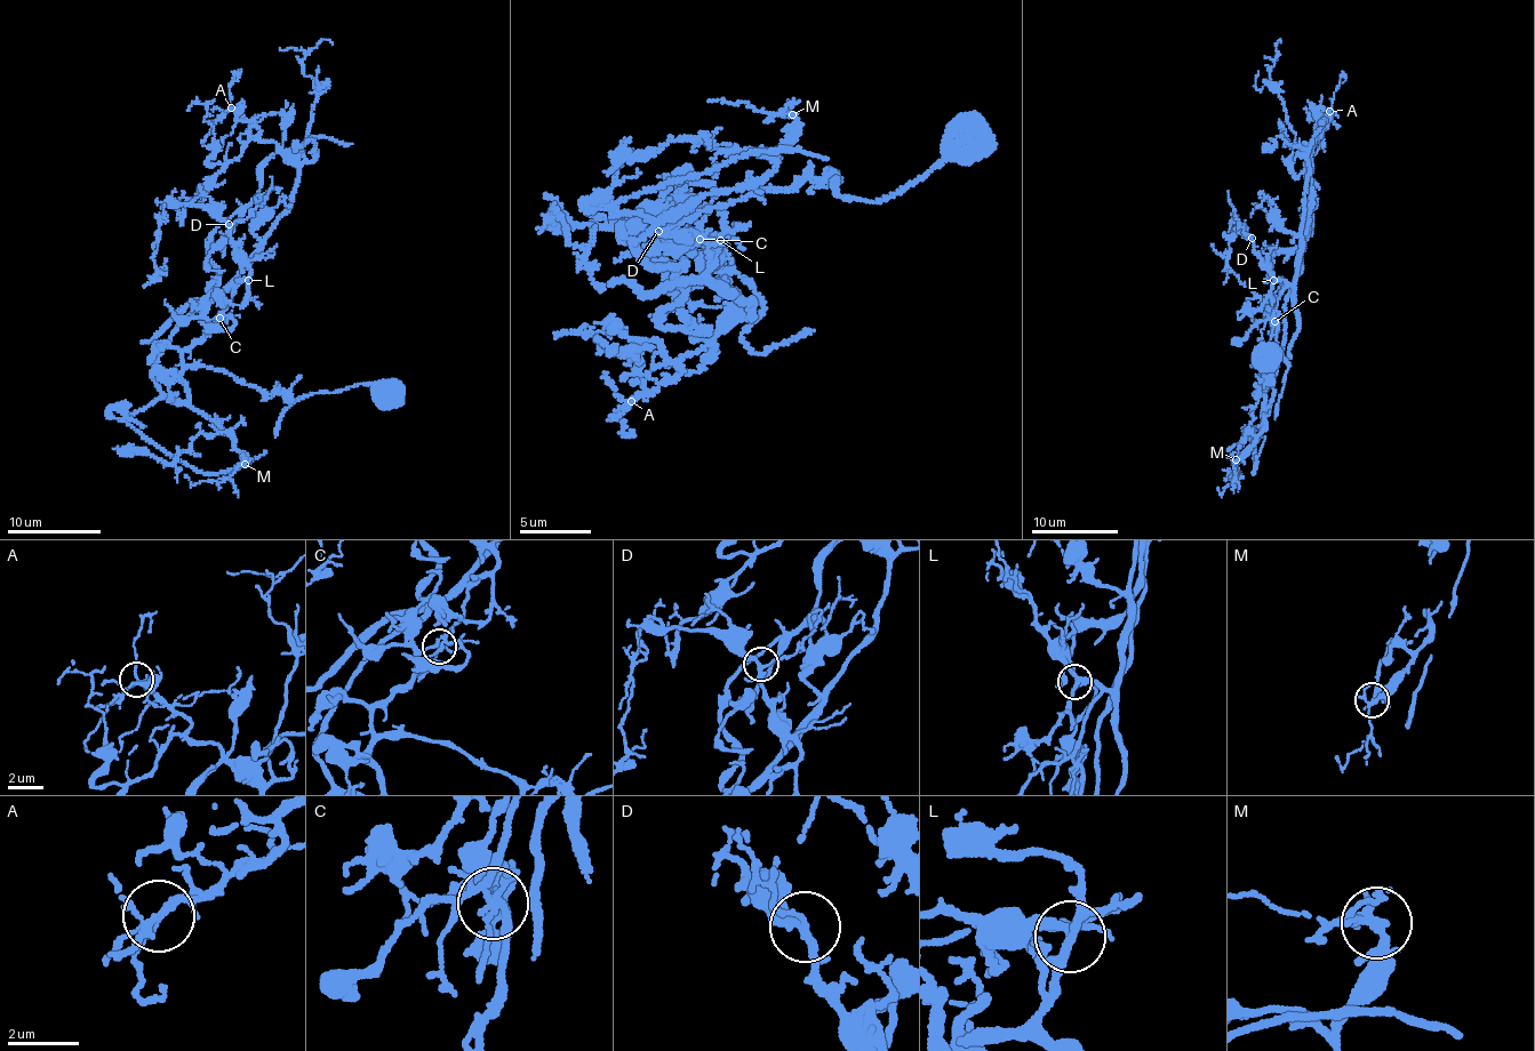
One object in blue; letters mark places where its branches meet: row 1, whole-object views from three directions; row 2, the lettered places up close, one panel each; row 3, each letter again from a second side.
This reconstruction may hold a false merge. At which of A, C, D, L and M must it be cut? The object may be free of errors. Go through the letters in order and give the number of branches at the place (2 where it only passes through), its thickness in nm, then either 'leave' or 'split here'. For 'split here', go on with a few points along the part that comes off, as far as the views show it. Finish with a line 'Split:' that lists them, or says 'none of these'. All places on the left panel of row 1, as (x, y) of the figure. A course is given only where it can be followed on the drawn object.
A: 5 branches meet; 190 nm thick; leave
C: 6 branches meet; 200 nm thick; split here; foreign part runs (218, 319), (233, 278), (289, 206), (298, 162), (252, 138), (237, 158), (210, 165), (207, 110), (186, 110)
D: 4 branches meet; 200 nm thick; leave
L: 4 branches meet; 240 nm thick; leave
M: 4 branches meet; 220 nm thick; leave
Split: C

